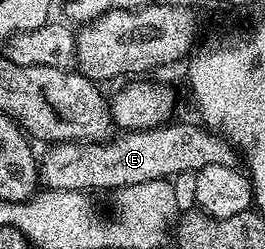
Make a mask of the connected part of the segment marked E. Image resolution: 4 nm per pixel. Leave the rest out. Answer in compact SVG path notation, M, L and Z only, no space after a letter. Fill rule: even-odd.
M168 123L158 125L155 129L137 129L120 132L114 139L105 141L60 141L52 144L47 154L42 154L39 161L39 179L49 189L78 189L92 191L91 189L111 189L118 191L125 187L133 187L133 183L149 183L172 179L179 173L198 173L200 169L210 165L221 167L236 167L241 157L234 145L226 137L204 127L202 124L175 125Z

